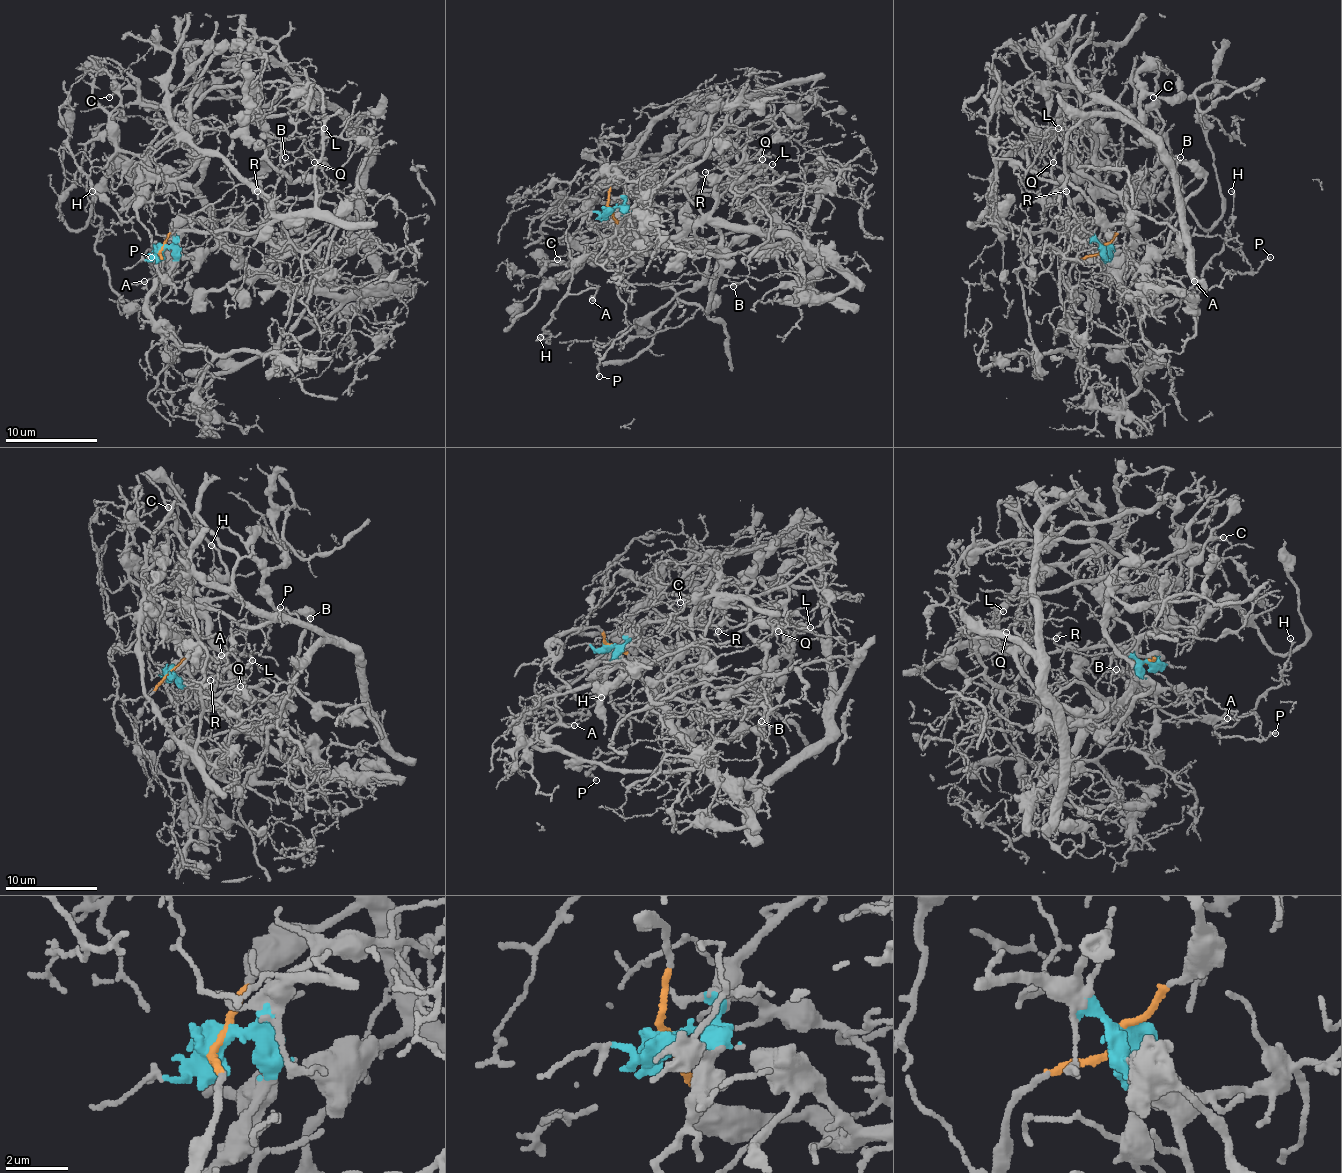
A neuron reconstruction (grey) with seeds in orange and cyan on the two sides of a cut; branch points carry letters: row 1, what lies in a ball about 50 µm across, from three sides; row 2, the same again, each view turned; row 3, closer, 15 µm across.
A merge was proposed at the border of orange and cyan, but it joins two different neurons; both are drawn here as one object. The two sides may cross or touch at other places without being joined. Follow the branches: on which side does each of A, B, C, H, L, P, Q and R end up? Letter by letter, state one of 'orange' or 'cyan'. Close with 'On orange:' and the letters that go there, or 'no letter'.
A: cyan
B: cyan
C: orange
H: cyan
L: cyan
P: cyan
Q: cyan
R: cyan
On orange: C

